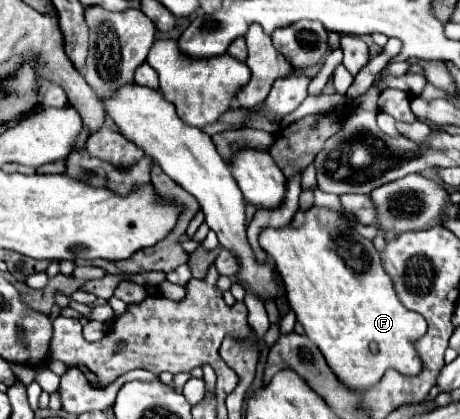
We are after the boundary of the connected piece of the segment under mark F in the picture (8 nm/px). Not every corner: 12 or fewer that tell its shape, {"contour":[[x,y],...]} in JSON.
{"contour":[[345,212],[259,244],[343,384],[421,372],[427,332]]}

